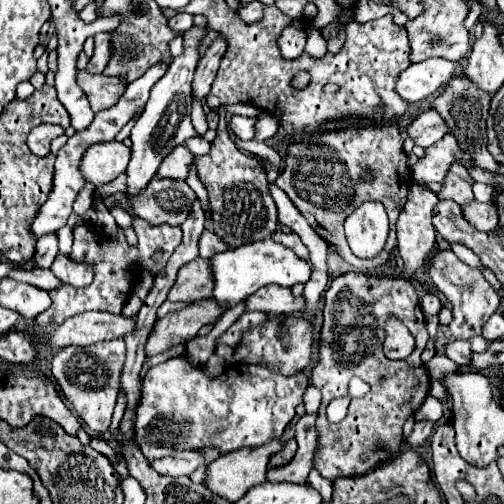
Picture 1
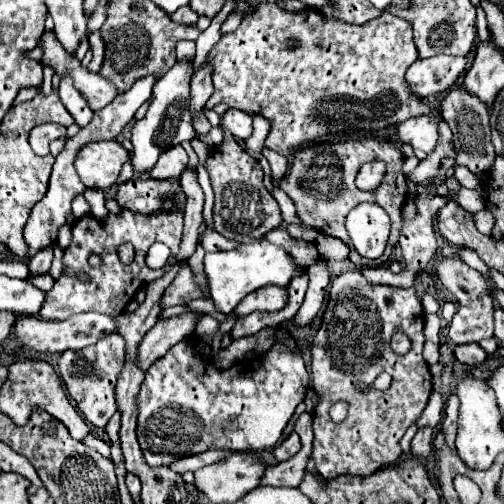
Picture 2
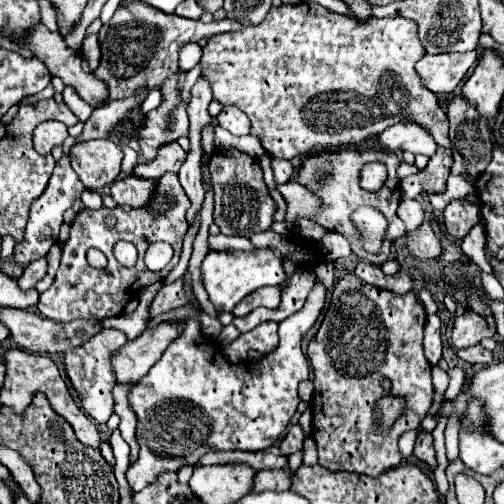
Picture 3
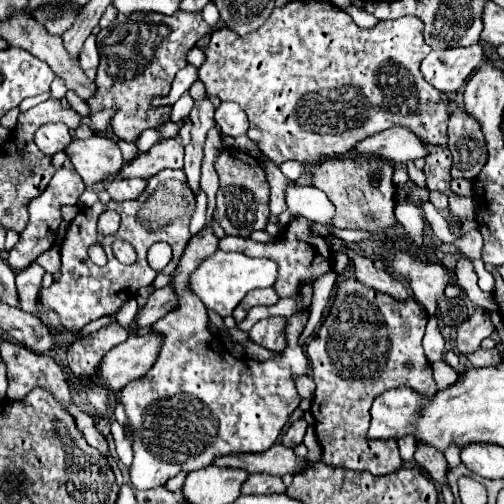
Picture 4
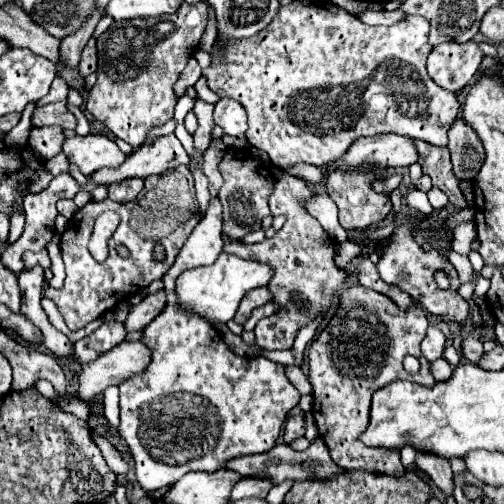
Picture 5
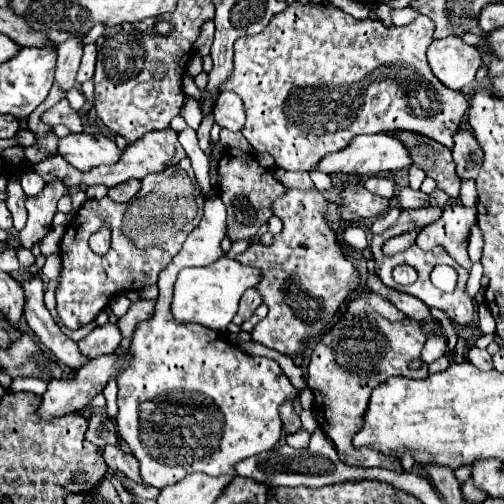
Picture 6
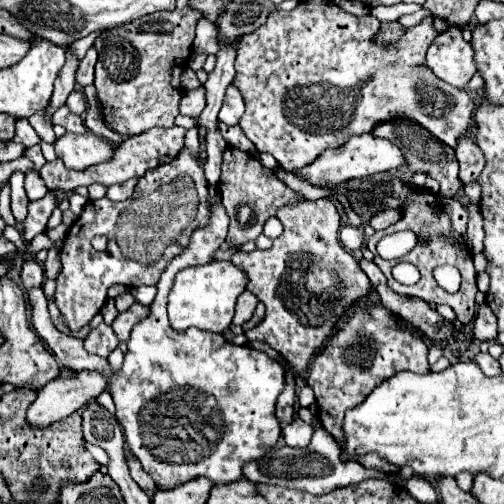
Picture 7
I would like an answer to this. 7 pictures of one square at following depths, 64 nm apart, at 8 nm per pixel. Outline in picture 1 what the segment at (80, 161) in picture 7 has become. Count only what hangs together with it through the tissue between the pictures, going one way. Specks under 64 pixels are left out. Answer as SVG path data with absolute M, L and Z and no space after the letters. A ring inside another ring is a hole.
M100 142L92 144L80 164L80 170L86 180L94 182L96 186L108 184L118 178L130 162L130 148L122 142Z

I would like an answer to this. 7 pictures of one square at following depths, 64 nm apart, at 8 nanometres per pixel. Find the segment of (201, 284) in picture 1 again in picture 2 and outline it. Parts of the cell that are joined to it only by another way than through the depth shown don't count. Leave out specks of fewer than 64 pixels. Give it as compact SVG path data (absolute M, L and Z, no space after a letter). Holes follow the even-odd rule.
M182 266L176 280L168 286L168 290L162 296L162 308L176 306L176 304L188 304L190 300L202 298L204 290L194 282L194 272L190 266Z

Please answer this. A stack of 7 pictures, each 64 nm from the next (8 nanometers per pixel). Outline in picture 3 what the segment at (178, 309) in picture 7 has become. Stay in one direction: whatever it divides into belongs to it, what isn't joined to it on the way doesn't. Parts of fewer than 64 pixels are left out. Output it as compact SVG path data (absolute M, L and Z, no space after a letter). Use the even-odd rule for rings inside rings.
M256 248L252 252L244 250L224 250L224 252L208 252L202 262L202 282L208 290L210 302L216 312L232 312L232 308L250 292L262 286L284 284L284 258L272 248Z

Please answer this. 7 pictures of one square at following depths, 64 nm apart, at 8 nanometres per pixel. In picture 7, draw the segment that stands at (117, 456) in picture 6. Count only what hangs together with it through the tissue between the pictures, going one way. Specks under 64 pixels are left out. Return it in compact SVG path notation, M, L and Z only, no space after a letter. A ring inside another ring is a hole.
M128 458L126 460L126 464L128 464L128 470L130 470L130 476L132 476L132 480L140 486L140 488L146 488L146 490L158 490L156 488L156 484L152 482L152 478L142 470L142 464L140 464L140 460L136 460L136 458Z

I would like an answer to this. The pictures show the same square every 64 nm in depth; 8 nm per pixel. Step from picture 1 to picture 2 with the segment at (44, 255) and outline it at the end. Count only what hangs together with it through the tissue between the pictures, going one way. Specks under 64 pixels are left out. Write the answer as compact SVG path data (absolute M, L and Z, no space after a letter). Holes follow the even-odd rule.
M54 242L50 244L50 248L44 248L40 250L38 254L34 254L30 258L30 274L44 274L50 270L50 262L52 262L52 248L54 248Z

